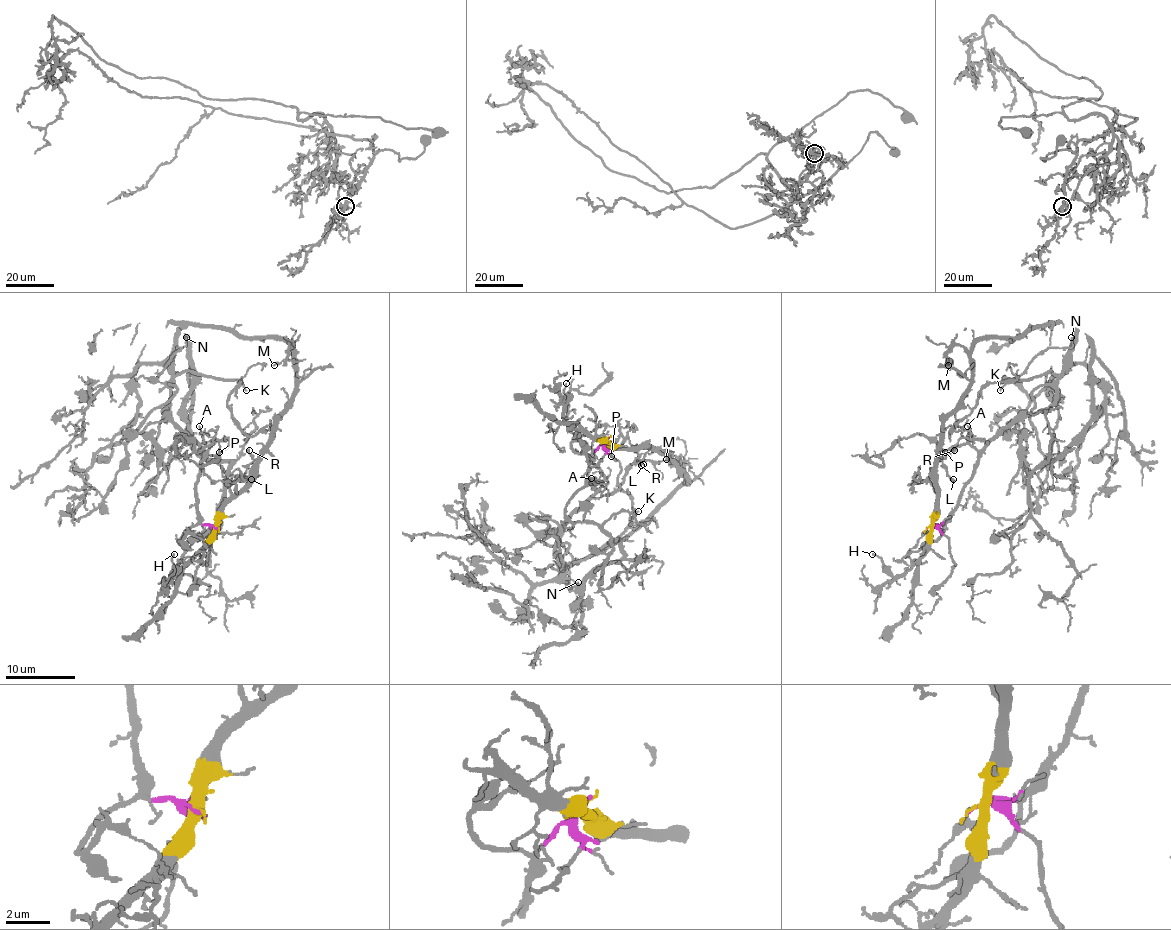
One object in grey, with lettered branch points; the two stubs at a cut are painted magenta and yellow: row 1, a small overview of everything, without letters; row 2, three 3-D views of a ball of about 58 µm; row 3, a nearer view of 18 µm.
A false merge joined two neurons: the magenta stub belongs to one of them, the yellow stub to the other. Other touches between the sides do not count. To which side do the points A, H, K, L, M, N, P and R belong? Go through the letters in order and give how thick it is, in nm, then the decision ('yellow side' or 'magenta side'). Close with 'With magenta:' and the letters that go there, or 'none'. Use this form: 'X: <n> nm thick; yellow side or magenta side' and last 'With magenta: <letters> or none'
A: 130 nm thick; magenta side
H: 110 nm thick; yellow side
K: 90 nm thick; magenta side
L: 120 nm thick; yellow side
M: 100 nm thick; yellow side
N: 80 nm thick; magenta side
P: 140 nm thick; magenta side
R: 140 nm thick; yellow side
With magenta: A, K, N, P

